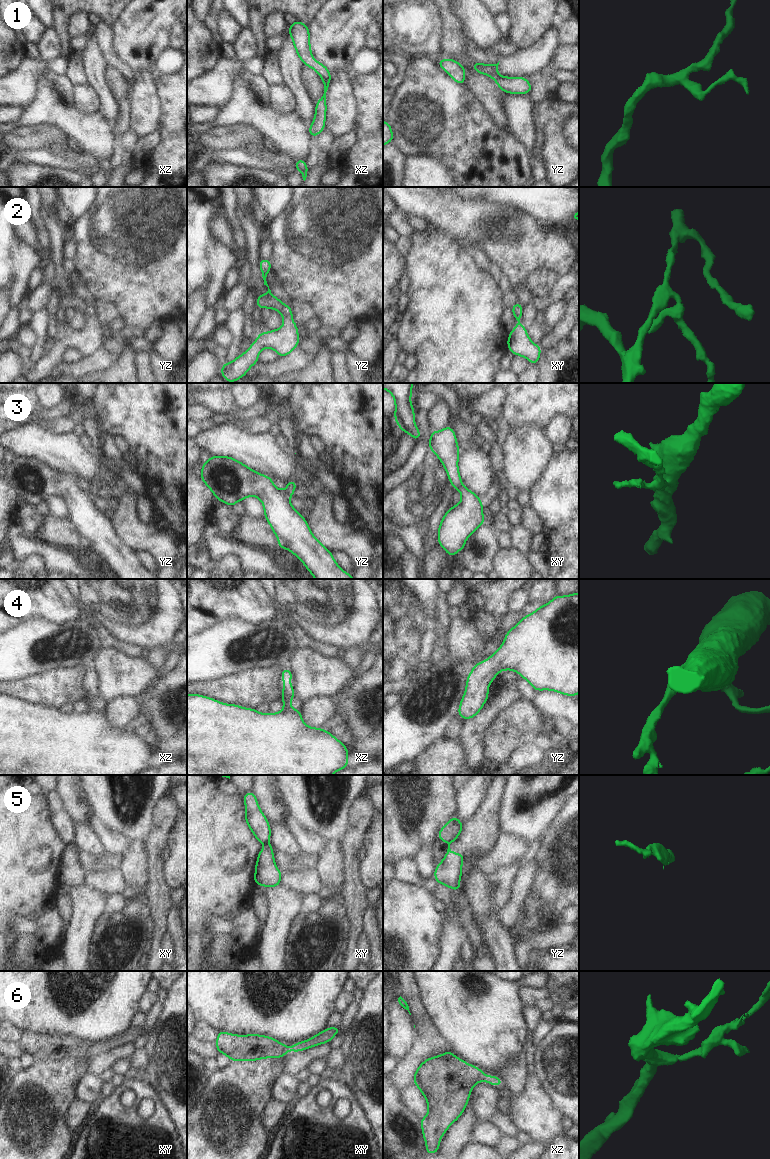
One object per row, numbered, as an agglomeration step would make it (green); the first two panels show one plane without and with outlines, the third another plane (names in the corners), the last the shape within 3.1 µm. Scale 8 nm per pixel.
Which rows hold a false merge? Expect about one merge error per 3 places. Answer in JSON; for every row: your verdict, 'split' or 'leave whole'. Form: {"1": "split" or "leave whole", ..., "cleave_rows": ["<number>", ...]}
{"1": "leave whole", "2": "leave whole", "3": "leave whole", "4": "leave whole", "5": "split", "6": "leave whole", "cleave_rows": ["5"]}

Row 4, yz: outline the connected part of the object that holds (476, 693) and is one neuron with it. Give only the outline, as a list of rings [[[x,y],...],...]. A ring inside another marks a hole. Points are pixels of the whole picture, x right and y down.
[[[579,593],[567,596],[556,595],[550,602],[530,615],[525,615],[512,629],[507,631],[502,645],[484,662],[477,662],[468,674],[464,695],[457,715],[464,720],[476,716],[489,697],[488,687],[502,670],[513,670],[529,682],[535,691],[551,690],[566,696],[579,693]]]

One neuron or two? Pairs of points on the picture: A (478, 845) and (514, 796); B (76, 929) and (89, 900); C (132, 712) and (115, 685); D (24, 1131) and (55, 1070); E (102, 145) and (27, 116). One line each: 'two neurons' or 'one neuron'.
A: two neurons
B: one neuron
C: two neurons
D: one neuron
E: one neuron

